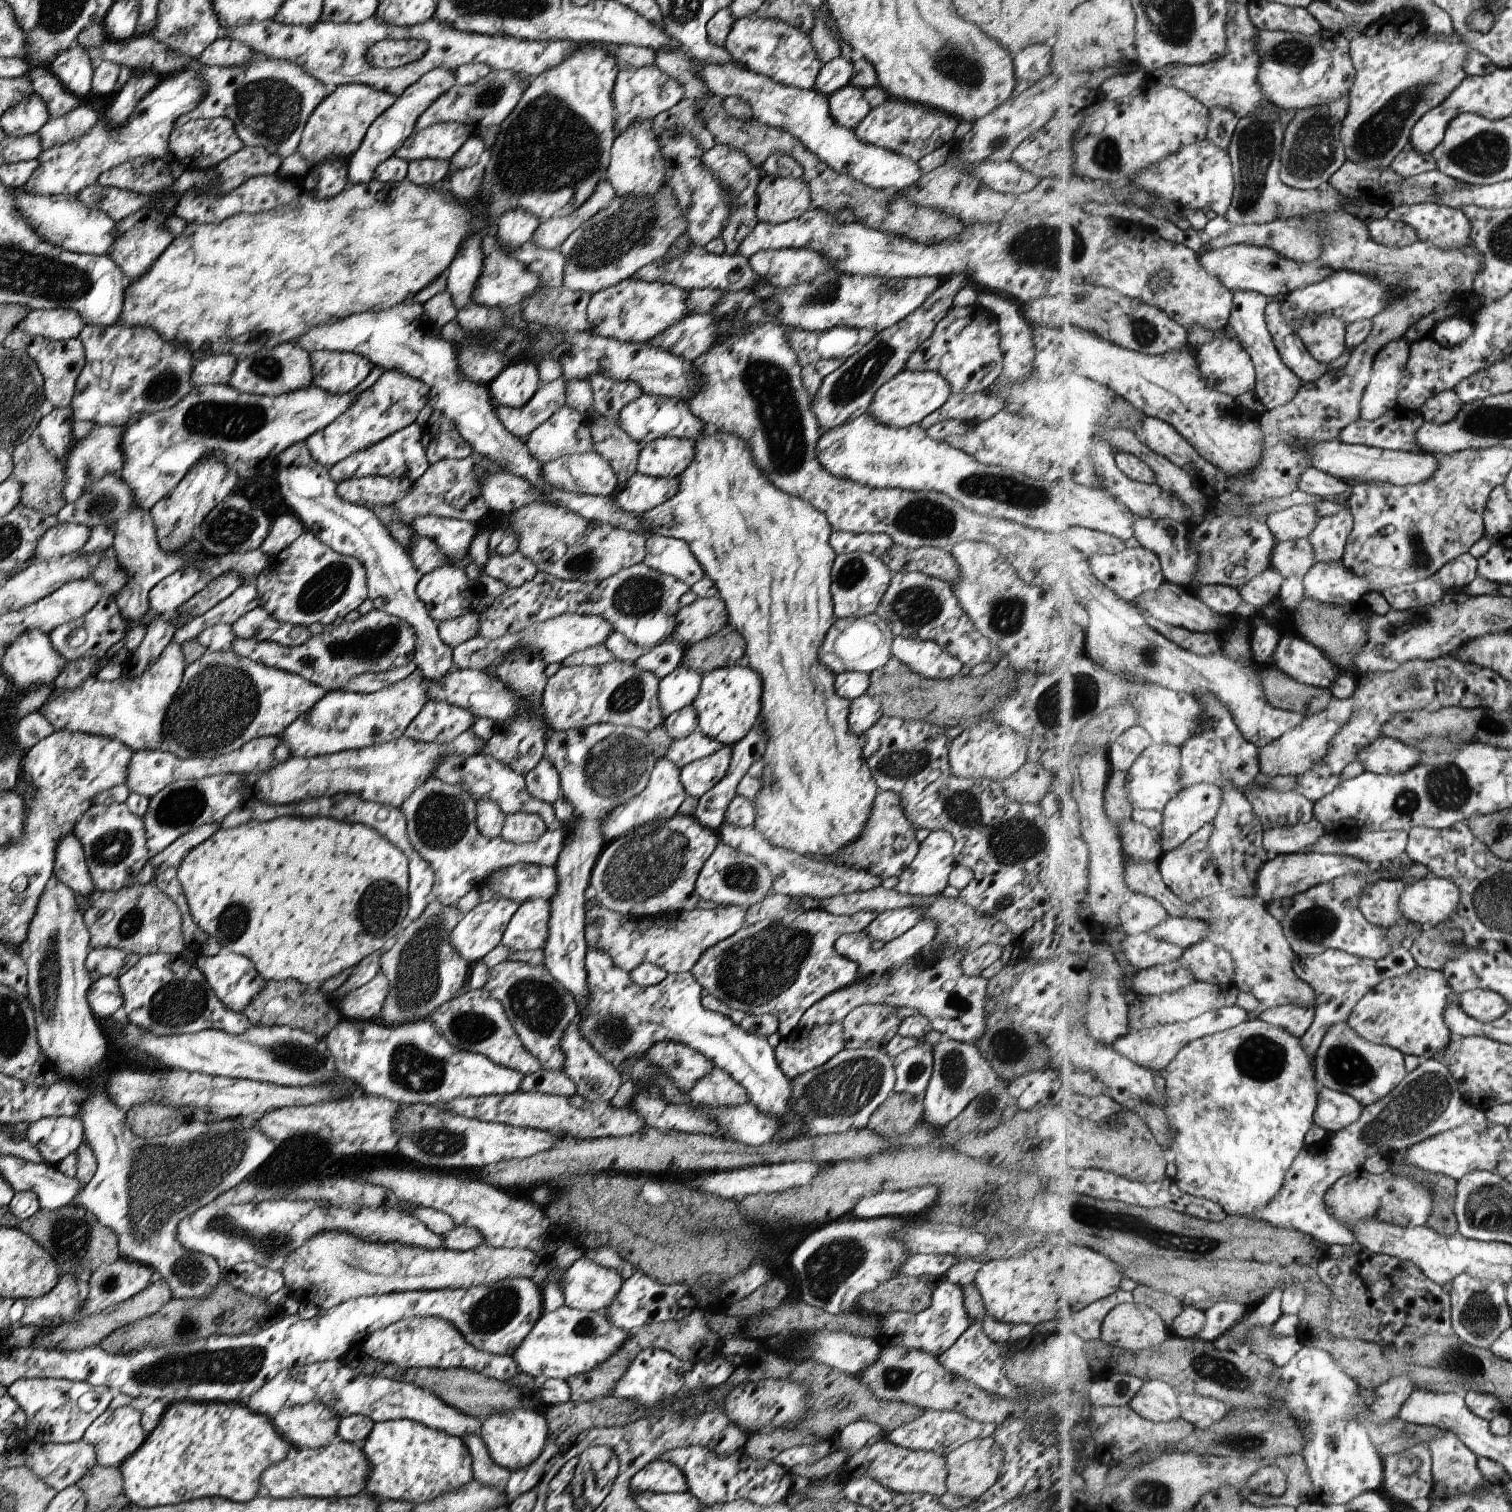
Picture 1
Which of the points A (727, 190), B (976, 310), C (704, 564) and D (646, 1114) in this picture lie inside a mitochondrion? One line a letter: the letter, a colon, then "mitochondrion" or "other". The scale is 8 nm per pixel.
A: other
B: other
C: other
D: other

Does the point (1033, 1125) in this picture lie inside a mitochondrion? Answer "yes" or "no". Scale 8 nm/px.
no

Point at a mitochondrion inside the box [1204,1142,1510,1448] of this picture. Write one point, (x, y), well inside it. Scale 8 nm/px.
(1479, 1316)

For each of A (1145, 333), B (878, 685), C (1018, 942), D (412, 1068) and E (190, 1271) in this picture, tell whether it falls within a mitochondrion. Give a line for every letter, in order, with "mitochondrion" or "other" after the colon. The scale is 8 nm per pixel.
A: mitochondrion
B: other
C: other
D: mitochondrion
E: mitochondrion

